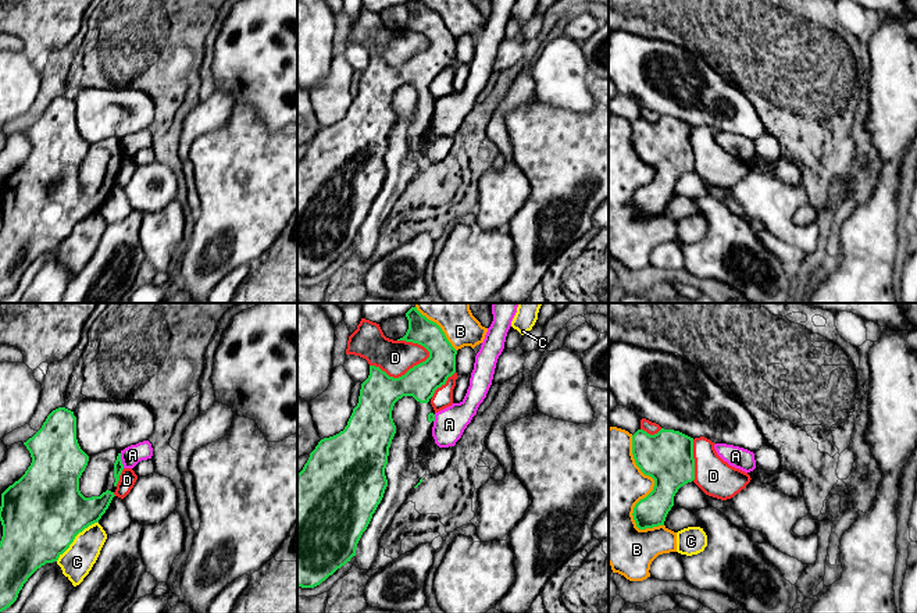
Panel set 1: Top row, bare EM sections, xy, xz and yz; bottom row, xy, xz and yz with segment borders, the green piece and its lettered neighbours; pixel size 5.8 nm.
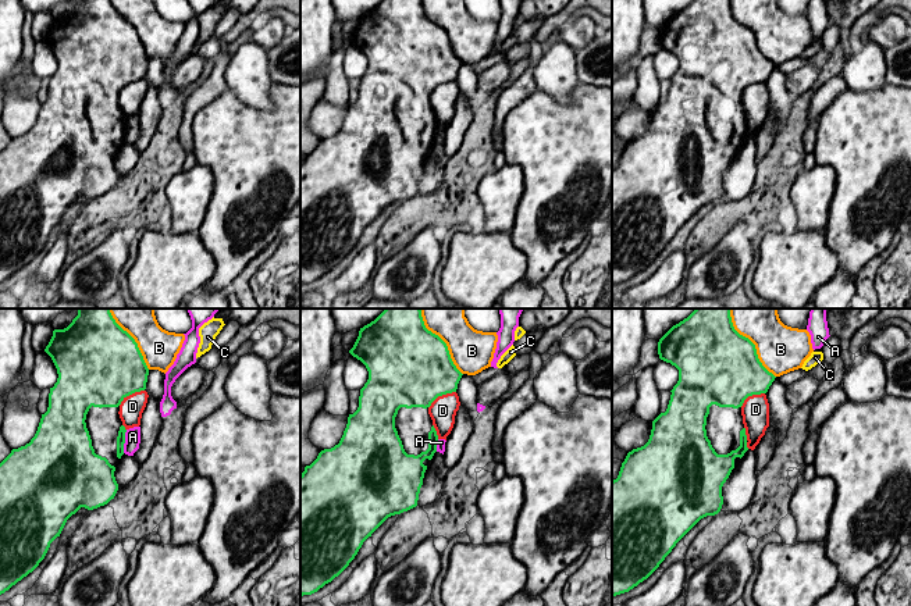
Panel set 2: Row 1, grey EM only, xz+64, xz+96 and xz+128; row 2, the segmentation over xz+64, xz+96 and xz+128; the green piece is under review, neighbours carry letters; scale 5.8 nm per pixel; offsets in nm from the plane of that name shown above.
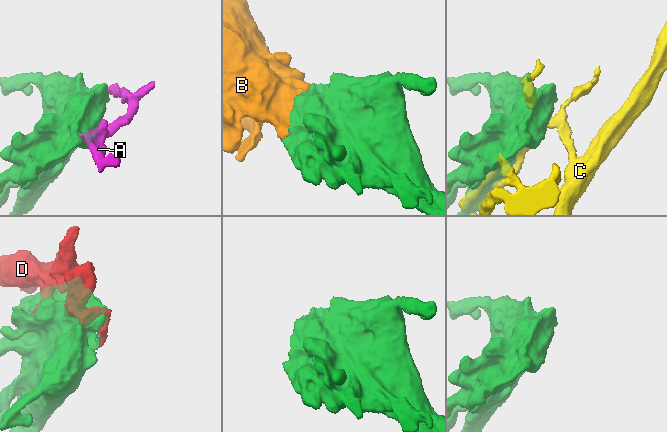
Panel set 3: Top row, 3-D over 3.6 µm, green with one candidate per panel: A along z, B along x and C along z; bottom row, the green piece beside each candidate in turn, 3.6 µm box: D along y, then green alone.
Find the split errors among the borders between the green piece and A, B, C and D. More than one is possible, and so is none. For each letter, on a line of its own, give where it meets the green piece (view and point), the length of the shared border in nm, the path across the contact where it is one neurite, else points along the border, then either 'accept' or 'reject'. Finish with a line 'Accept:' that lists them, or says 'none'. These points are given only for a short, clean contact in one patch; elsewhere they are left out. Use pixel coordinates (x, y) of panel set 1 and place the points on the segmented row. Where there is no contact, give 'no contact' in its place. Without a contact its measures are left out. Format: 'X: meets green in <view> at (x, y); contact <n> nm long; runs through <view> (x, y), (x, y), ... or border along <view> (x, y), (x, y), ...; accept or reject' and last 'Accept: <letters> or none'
A: meets green in xy at (121, 460); contact 90 nm long; border along xy (120, 453), (124, 467); reject
B: meets green in yz at (649, 494); contact 550 nm long; reject
C: meets green in xy at (74, 538); contact 340 nm long; reject
D: meets green in xz at (402, 376); contact 360 nm long; reject
Accept: none

